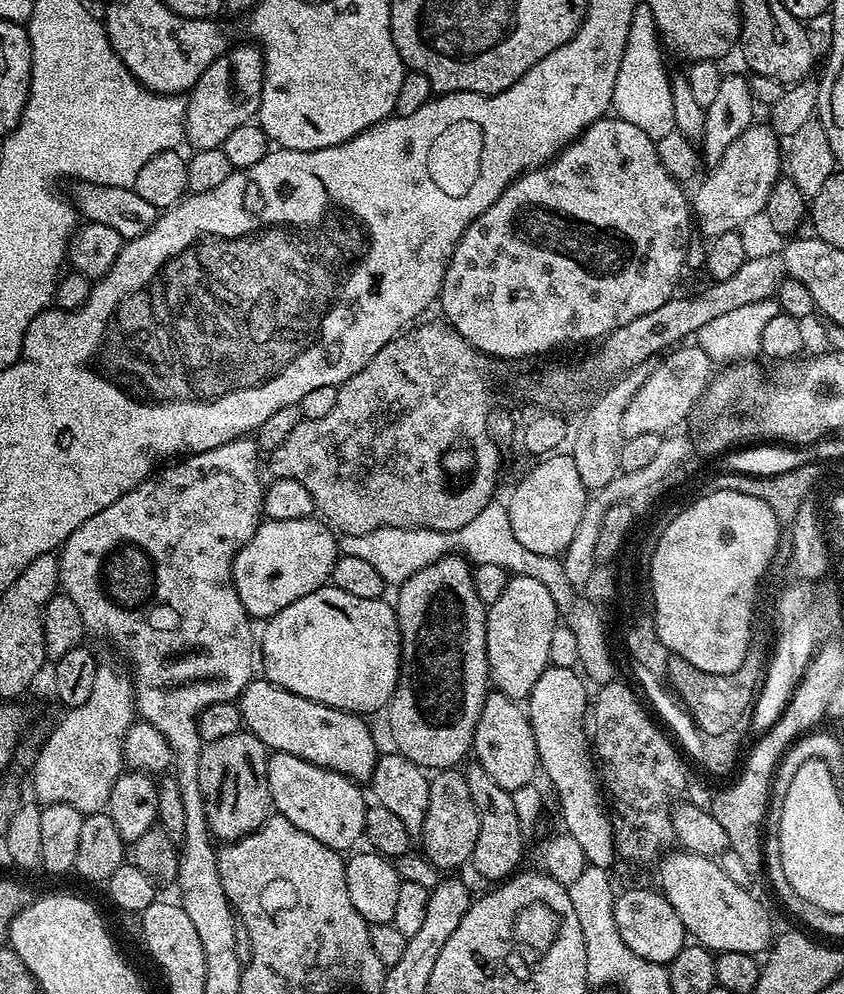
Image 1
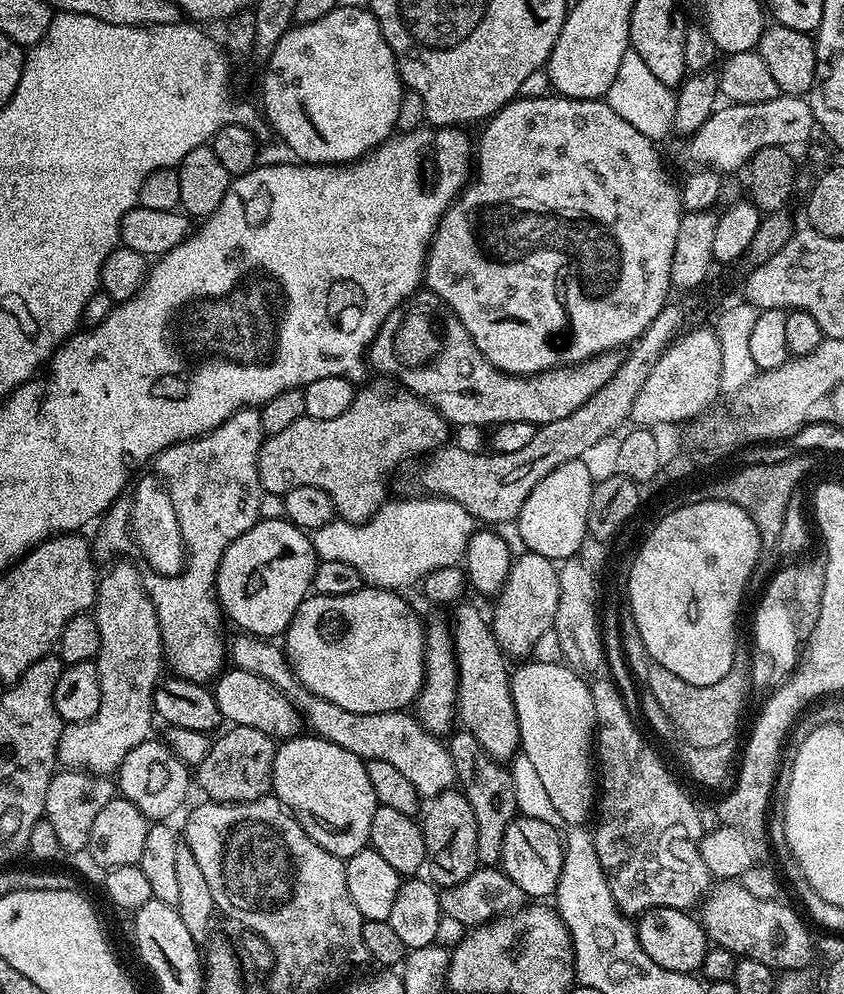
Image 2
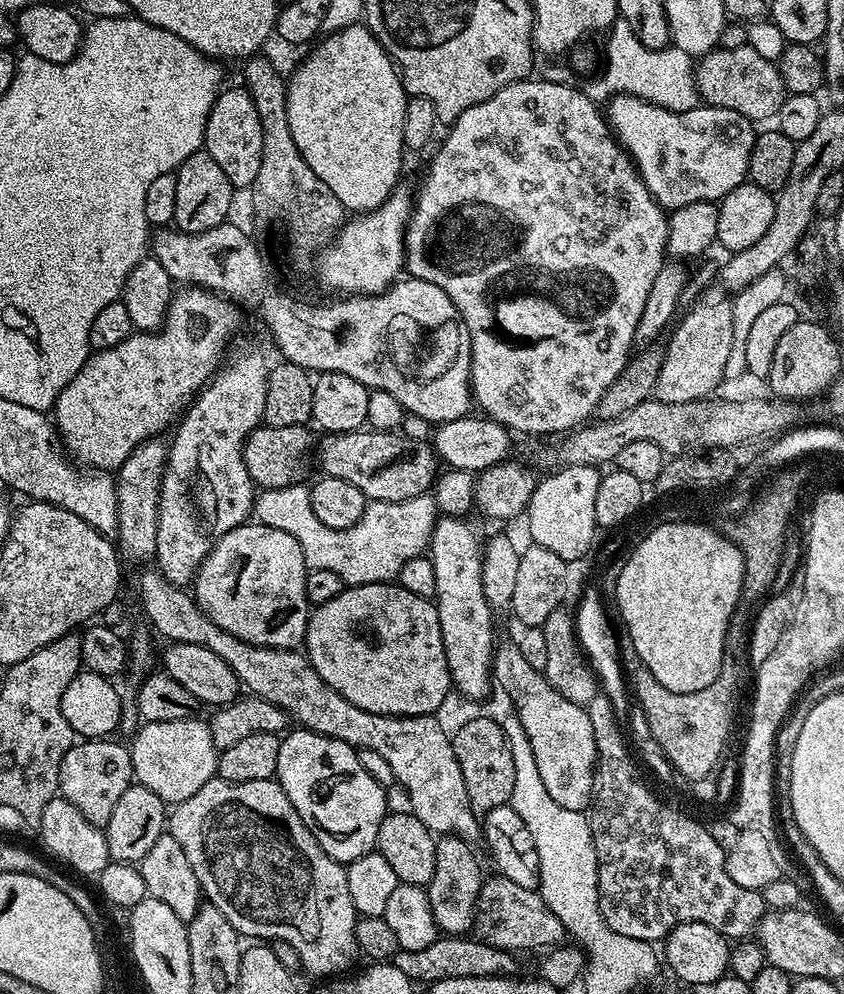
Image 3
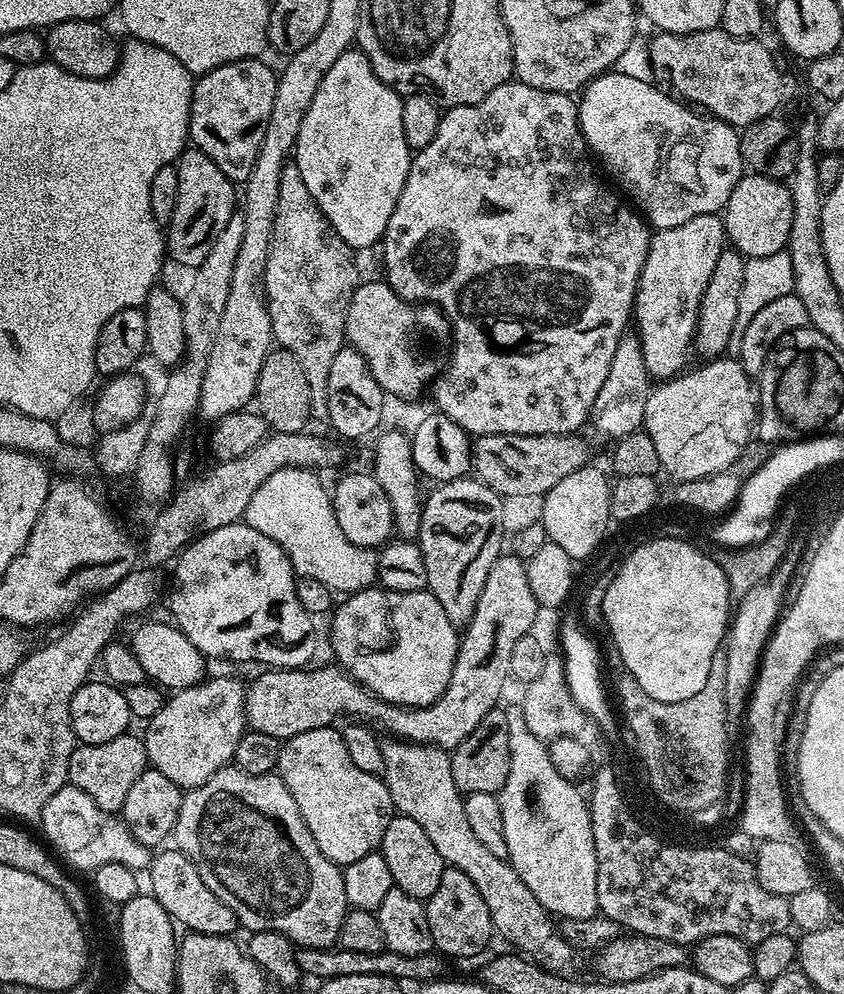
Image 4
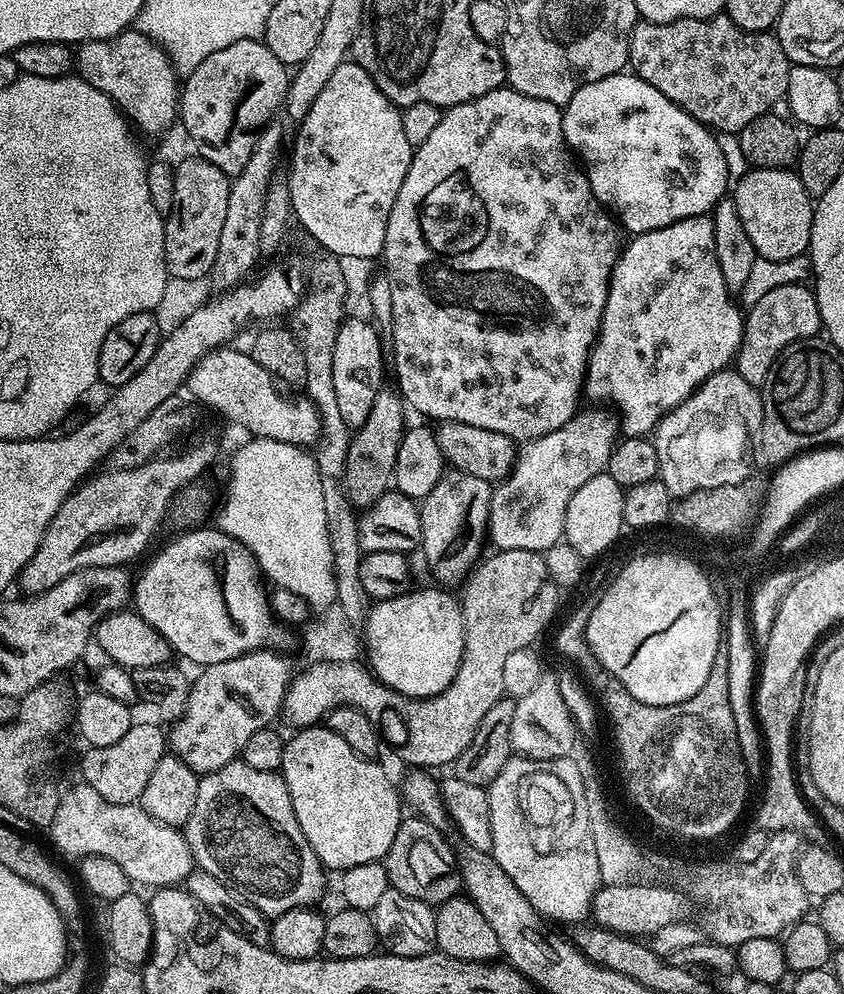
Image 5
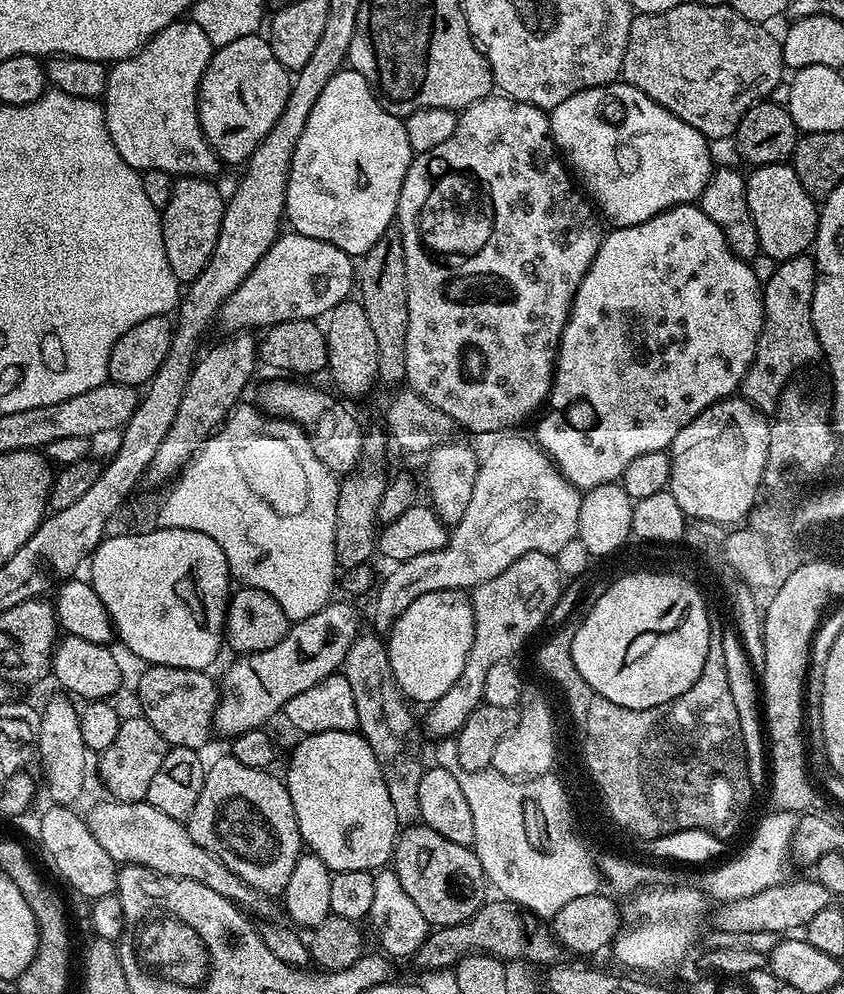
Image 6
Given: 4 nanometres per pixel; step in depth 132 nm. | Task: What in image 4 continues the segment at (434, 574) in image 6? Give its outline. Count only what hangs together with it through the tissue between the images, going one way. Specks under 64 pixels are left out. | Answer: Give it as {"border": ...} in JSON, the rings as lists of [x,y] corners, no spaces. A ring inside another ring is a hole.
{"border":[[[625,334],[618,342],[618,350],[614,350],[614,358],[610,362],[610,374],[606,374],[606,382],[602,382],[598,398],[594,398],[590,428],[593,428],[598,435],[605,436],[608,442],[621,440],[626,434],[641,431],[644,426],[646,398],[649,391],[650,377],[646,370],[646,362],[642,358],[640,337],[636,334]]]}

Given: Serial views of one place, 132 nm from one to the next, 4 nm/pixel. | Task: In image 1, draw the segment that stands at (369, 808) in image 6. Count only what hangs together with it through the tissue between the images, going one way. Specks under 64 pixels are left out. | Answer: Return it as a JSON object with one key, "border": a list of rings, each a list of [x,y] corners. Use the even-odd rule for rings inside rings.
{"border":[[[272,752],[268,757],[268,785],[273,809],[298,826],[298,830],[306,830],[310,838],[318,838],[318,842],[337,850],[351,849],[356,846],[351,844],[361,843],[366,801],[360,793],[361,785],[349,776],[311,764],[294,754]]]}

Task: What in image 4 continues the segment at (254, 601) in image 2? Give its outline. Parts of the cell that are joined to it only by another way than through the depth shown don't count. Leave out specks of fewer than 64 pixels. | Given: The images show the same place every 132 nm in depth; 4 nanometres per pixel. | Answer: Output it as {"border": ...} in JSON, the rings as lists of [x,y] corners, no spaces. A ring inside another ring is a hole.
{"border":[[[246,522],[239,524],[231,524],[230,526],[222,526],[218,530],[210,530],[205,536],[198,536],[191,544],[185,547],[184,551],[179,553],[176,564],[176,585],[171,585],[170,595],[167,597],[168,604],[172,607],[171,619],[177,628],[182,630],[182,634],[186,634],[186,638],[190,638],[190,642],[194,642],[194,646],[198,646],[198,650],[205,658],[212,656],[221,656],[224,660],[249,660],[252,664],[264,664],[269,669],[303,669],[305,667],[304,660],[308,660],[312,656],[312,624],[314,618],[302,606],[302,602],[298,602],[298,590],[296,589],[297,574],[292,568],[290,558],[282,550],[282,546],[278,546],[278,542],[274,542],[270,538],[266,538],[266,534],[262,534],[258,530],[254,530]]]}

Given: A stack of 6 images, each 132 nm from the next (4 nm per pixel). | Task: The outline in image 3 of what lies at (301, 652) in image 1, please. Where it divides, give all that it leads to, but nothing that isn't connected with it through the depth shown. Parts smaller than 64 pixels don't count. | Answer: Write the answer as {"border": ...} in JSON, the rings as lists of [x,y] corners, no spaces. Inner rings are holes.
{"border":[[[389,582],[386,584],[357,584],[345,587],[338,598],[330,598],[330,602],[317,604],[311,609],[308,617],[308,629],[304,635],[303,647],[306,649],[308,660],[314,666],[314,670],[326,682],[326,686],[334,686],[346,702],[354,702],[362,710],[370,710],[370,714],[379,716],[430,716],[439,713],[439,708],[443,706],[444,699],[452,688],[452,676],[446,666],[446,654],[442,646],[442,630],[438,626],[438,610],[435,603],[427,596],[410,594],[410,590],[401,588],[399,583]]]}

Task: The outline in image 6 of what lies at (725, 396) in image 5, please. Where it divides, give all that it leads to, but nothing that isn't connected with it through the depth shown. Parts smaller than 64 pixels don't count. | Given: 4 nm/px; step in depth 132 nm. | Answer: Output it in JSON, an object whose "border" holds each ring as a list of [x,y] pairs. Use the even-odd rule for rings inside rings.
{"border":[[[733,394],[702,410],[698,418],[678,430],[678,438],[674,438],[670,449],[672,473],[667,491],[682,506],[689,521],[732,524],[744,519],[756,502],[759,484],[764,481],[769,423],[765,413]]]}

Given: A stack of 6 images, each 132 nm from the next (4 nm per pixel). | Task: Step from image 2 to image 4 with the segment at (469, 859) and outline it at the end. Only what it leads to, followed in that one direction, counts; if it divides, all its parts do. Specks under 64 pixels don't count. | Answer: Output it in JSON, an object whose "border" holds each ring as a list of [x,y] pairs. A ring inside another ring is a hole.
{"border":[[[445,867],[442,879],[438,881],[438,890],[424,904],[426,922],[430,922],[433,949],[445,958],[451,956],[476,956],[488,948],[494,937],[490,910],[486,910],[486,901],[478,894],[478,886],[462,874],[462,870]]]}

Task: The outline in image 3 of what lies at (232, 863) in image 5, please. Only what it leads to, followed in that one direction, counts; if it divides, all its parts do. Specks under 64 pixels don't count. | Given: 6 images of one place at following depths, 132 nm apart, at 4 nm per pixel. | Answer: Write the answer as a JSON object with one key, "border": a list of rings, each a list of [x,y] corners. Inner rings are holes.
{"border":[[[214,778],[210,782],[206,782],[206,786],[202,786],[202,790],[198,790],[198,794],[186,798],[186,802],[175,805],[171,809],[166,820],[166,828],[174,838],[178,838],[182,850],[186,850],[186,859],[189,860],[190,866],[194,866],[194,874],[198,878],[200,891],[206,897],[207,903],[218,906],[218,910],[222,910],[222,914],[226,914],[226,918],[230,918],[230,922],[236,927],[241,937],[256,936],[252,938],[263,938],[268,942],[274,940],[290,942],[290,946],[294,946],[294,950],[298,950],[301,969],[305,973],[308,971],[312,976],[324,976],[320,978],[339,977],[341,974],[347,973],[344,971],[355,960],[358,960],[356,947],[358,913],[354,906],[354,898],[350,898],[350,886],[346,882],[345,865],[341,864],[339,860],[330,858],[330,854],[326,854],[326,850],[322,850],[322,846],[318,846],[314,834],[310,834],[310,830],[302,822],[302,818],[298,818],[298,810],[294,810],[294,806],[290,806],[290,798],[286,798],[286,790],[282,790],[282,786],[275,778],[258,782],[230,782]]]}

